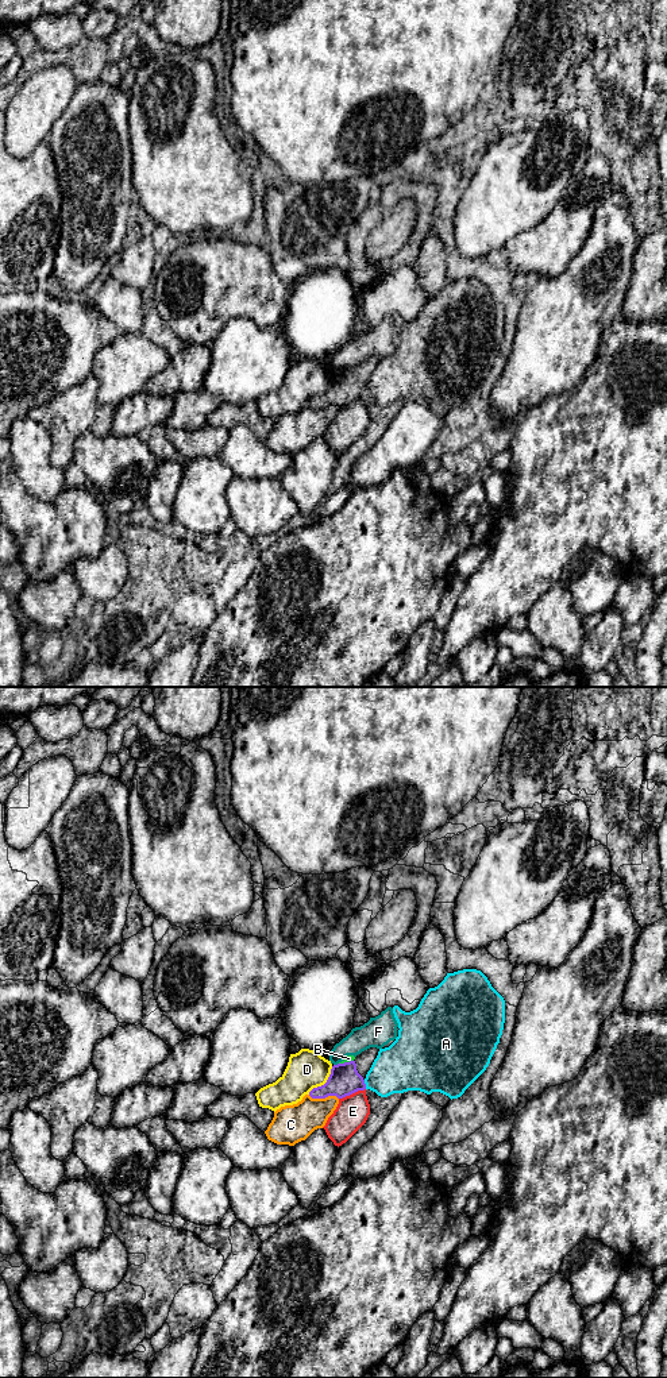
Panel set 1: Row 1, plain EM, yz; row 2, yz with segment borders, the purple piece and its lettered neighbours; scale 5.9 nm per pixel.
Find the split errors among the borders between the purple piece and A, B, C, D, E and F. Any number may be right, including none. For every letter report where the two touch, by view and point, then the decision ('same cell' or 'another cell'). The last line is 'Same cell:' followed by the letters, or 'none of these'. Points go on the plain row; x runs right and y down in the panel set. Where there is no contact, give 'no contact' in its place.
A: yz (365, 393) | another cell
B: yz (346, 371) | another cell
C: yz (323, 406) | another cell
D: yz (326, 392) | another cell
E: yz (351, 402) | another cell
F: yz (335, 374) | another cell
Same cell: none of these

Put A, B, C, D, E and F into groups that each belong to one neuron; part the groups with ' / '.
A / B F / C / D / E

